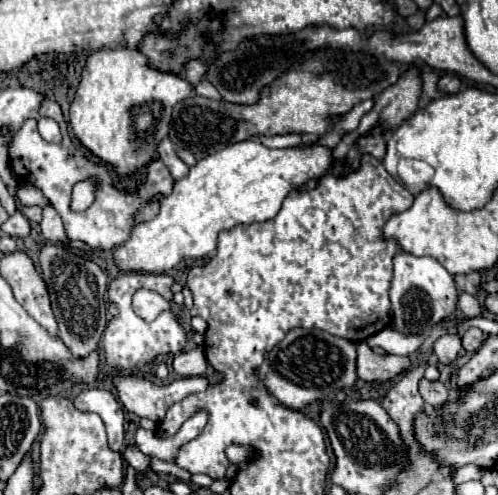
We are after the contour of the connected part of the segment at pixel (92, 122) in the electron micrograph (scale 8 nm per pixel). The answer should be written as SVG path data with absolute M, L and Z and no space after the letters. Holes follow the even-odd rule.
M125 45L101 49L87 59L77 95L69 109L69 125L81 145L89 149L91 155L111 165L121 179L135 177L157 157L155 145L169 133L173 107L189 97L191 91L187 79L149 69L147 59L135 49ZM141 107L155 111L153 125L145 133L141 133L135 123Z

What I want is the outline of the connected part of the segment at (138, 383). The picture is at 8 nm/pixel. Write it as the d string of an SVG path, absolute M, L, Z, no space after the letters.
M131 375L131 377L117 377L115 385L119 391L119 399L129 413L161 423L165 419L167 409L173 403L185 399L191 393L203 391L209 383L205 377L187 377L157 387L147 379Z

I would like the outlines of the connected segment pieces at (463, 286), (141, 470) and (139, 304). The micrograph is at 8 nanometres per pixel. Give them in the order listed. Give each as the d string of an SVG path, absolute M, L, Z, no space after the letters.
M473 271L473 273L469 273L469 275L457 275L455 277L455 283L457 283L457 287L461 289L461 291L465 291L465 293L471 293L471 295L481 295L481 275L477 273L477 271Z
M128 446L124 453L126 461L135 469L140 479L145 478L145 473L150 469L149 456L141 453L136 446Z
M139 289L133 295L133 309L145 321L153 321L159 313L167 311L169 307L171 307L171 301L167 301L159 293L153 293L151 289Z

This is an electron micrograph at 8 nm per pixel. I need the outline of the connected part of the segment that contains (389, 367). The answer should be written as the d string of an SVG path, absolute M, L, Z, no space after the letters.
M361 341L357 345L357 375L367 383L387 383L405 369L411 367L409 357L397 357L397 355L377 355L371 351L371 347Z

